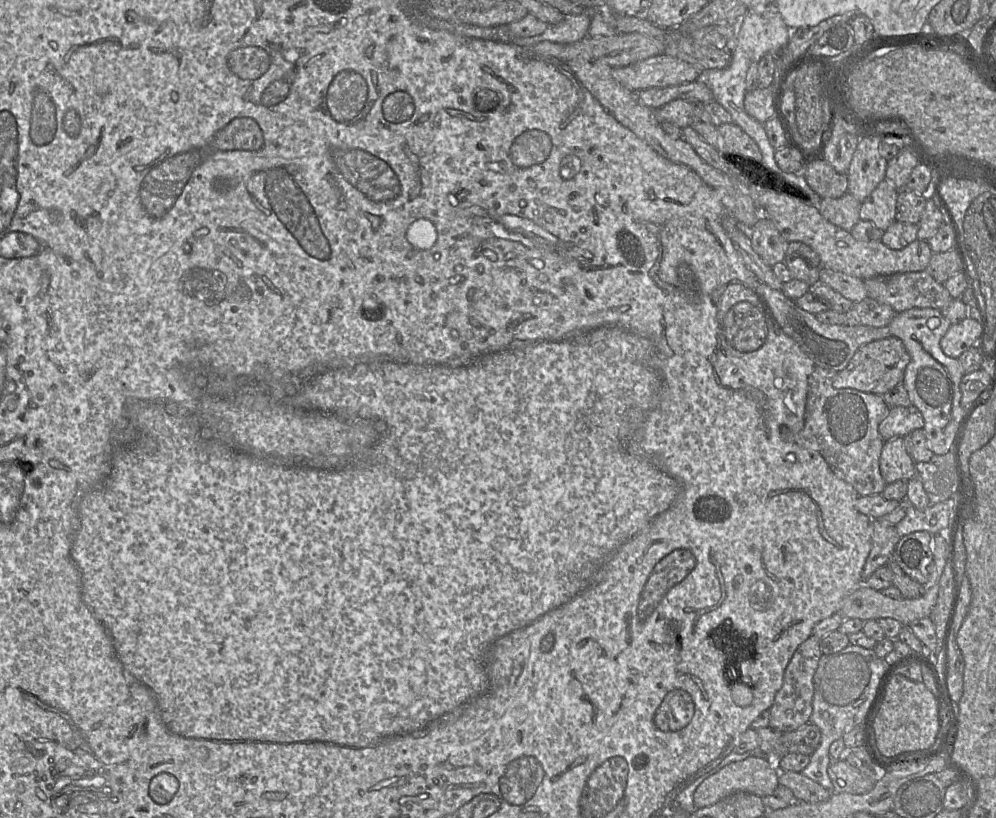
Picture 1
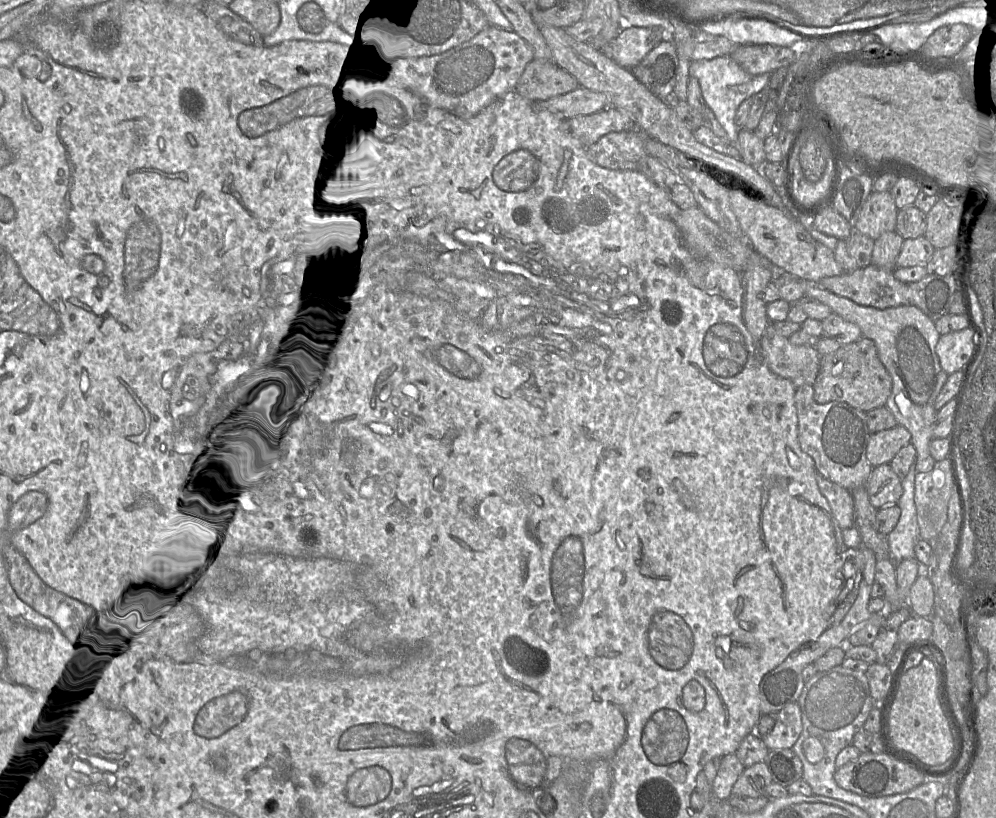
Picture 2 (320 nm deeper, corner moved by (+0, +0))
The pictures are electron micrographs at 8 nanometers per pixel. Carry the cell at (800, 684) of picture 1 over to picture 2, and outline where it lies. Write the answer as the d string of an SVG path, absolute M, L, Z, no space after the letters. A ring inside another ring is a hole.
M795 701L788 703L778 712L773 729L761 738L769 750L792 748L801 731L801 710Z

